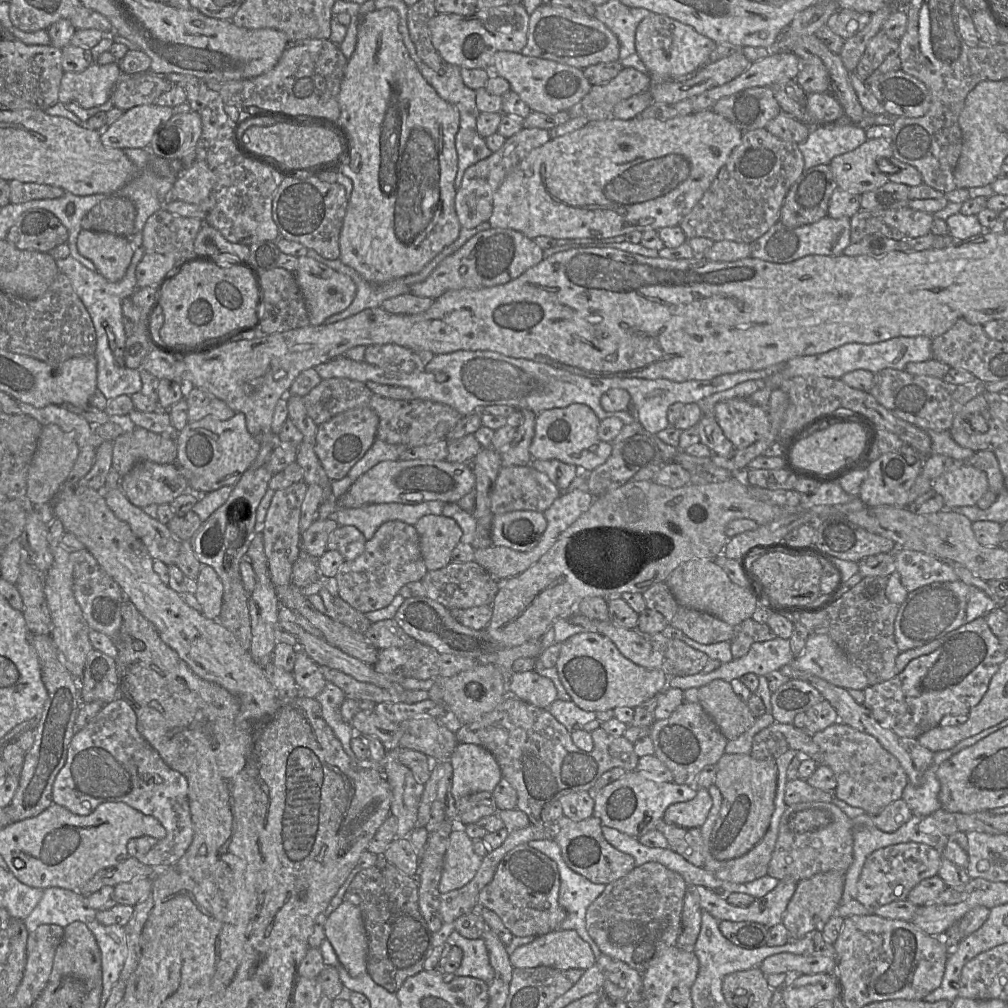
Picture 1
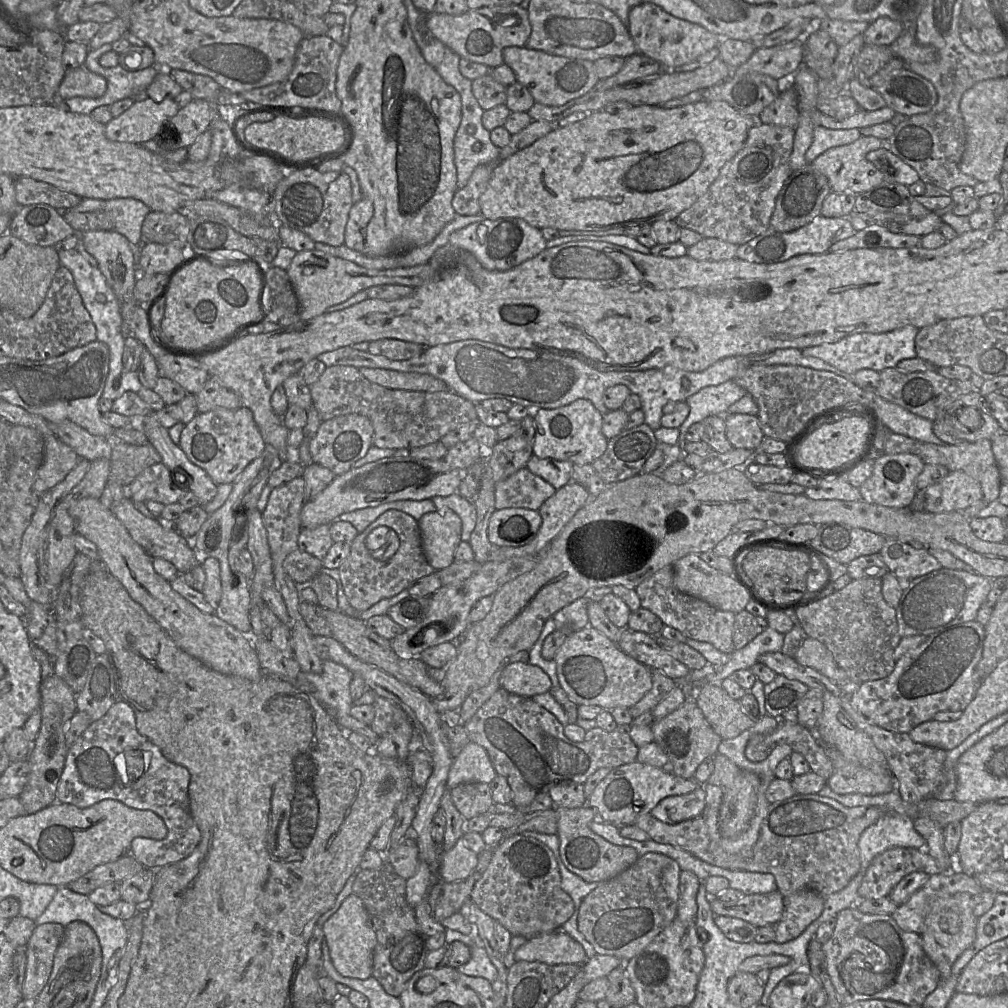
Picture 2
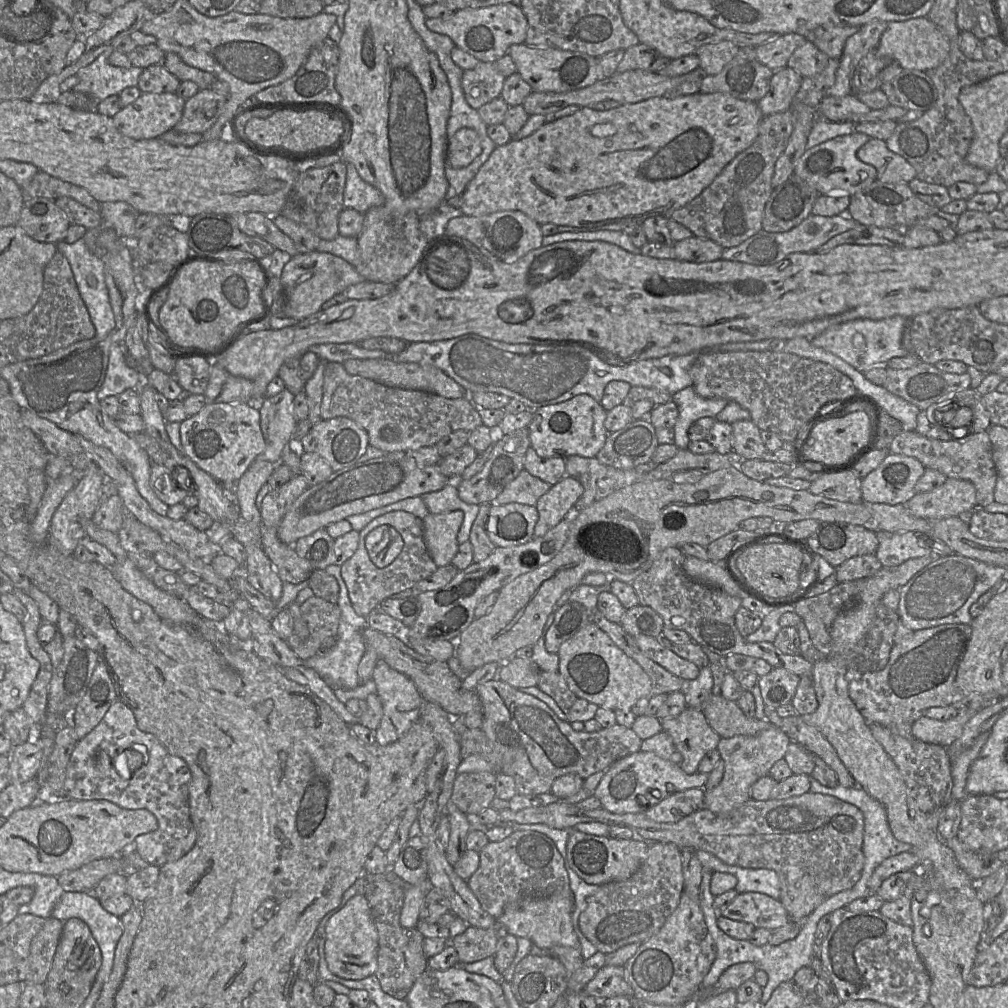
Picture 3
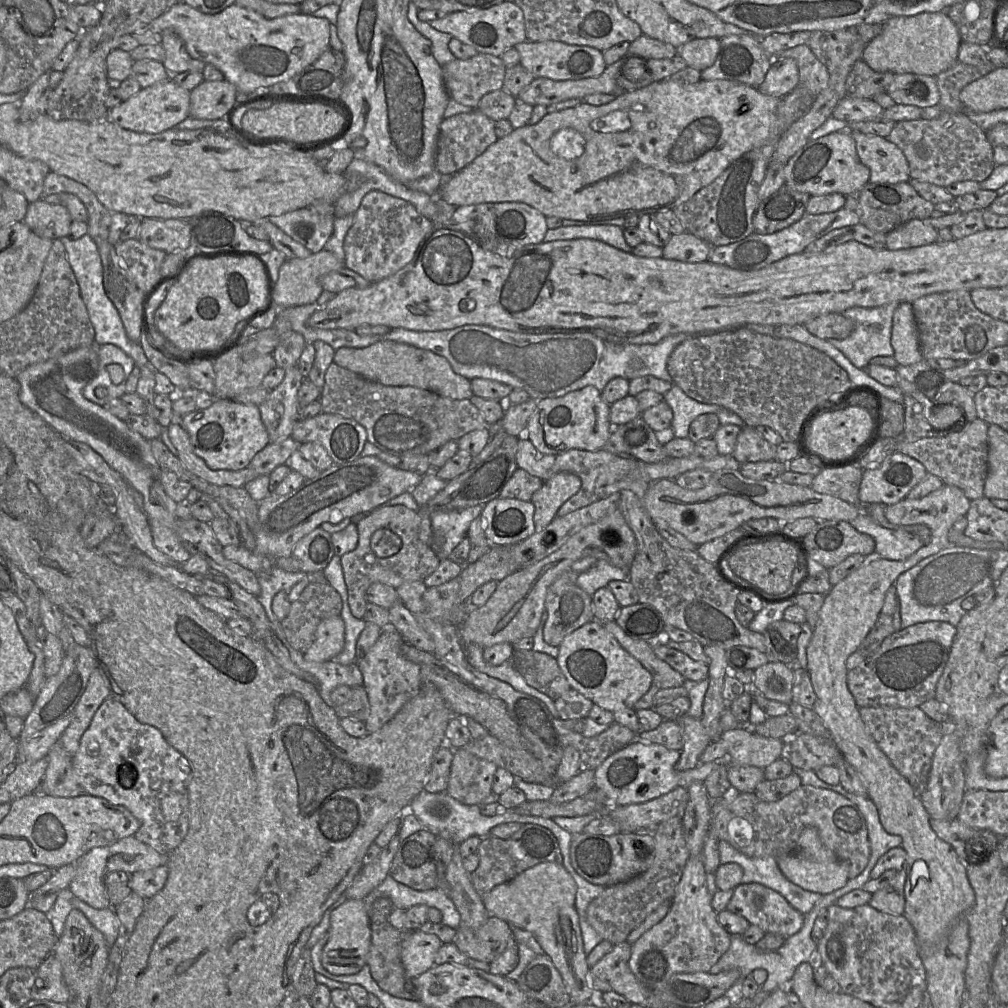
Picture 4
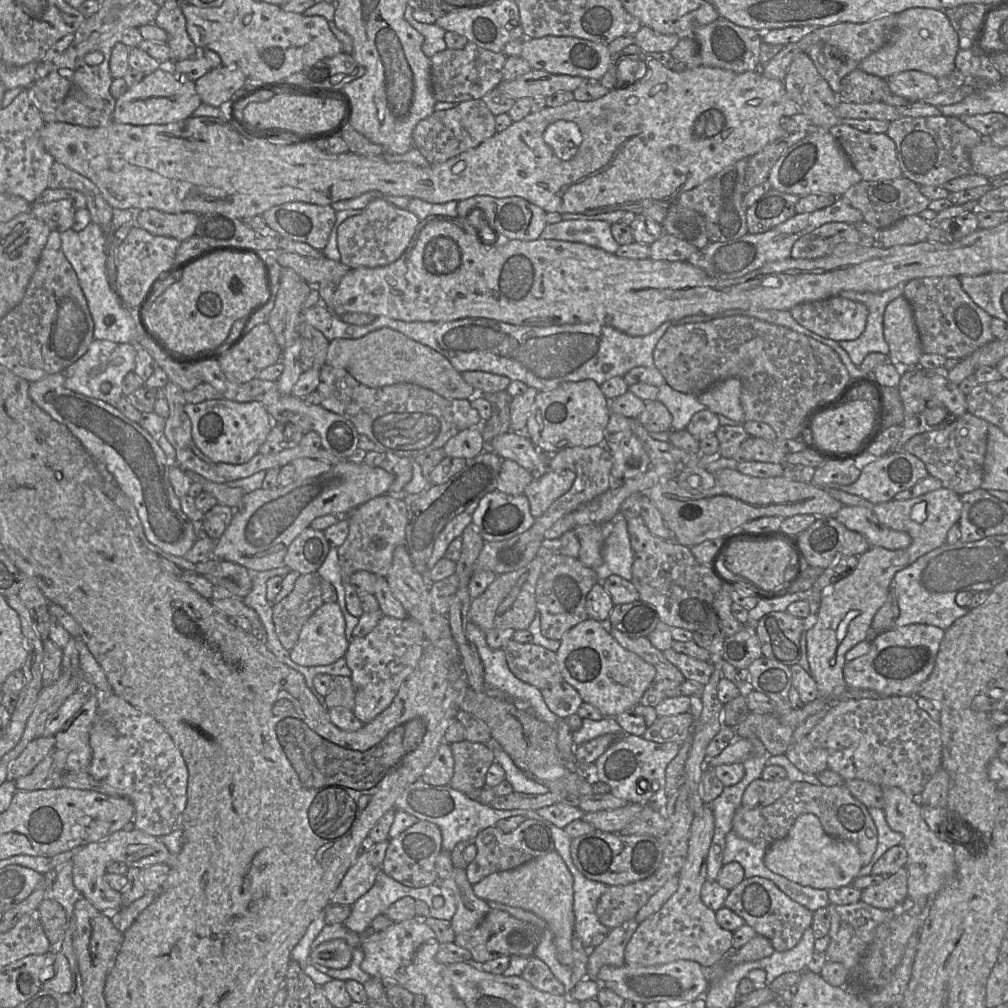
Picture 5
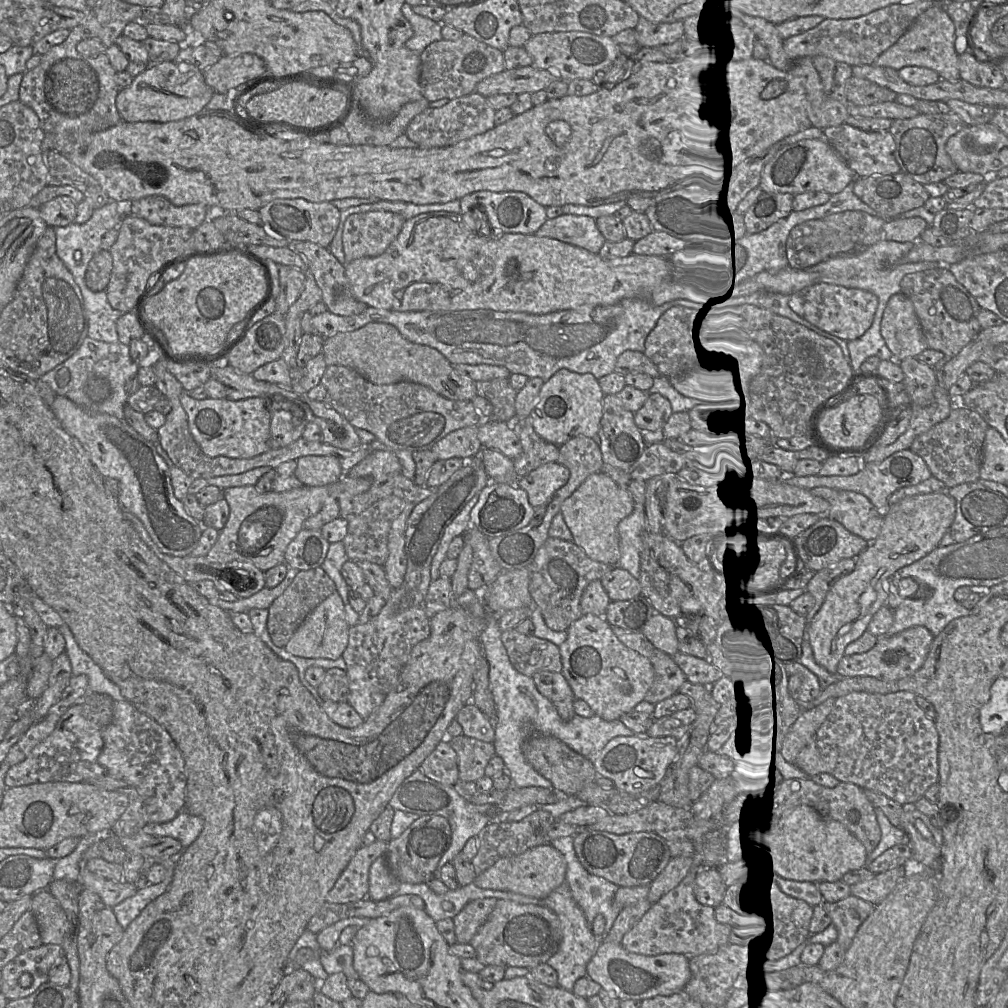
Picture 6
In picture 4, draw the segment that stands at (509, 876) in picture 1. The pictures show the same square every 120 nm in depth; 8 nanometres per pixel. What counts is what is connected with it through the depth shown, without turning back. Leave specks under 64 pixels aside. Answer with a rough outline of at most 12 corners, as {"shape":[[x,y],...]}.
{"shape":[[548,829],[482,838],[471,883],[483,897],[543,862],[563,864]]}

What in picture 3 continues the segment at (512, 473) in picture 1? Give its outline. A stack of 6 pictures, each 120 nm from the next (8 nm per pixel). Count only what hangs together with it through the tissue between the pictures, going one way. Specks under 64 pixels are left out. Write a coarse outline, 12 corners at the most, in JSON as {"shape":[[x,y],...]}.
{"shape":[[522,470],[496,497],[498,505],[536,507],[551,485]]}

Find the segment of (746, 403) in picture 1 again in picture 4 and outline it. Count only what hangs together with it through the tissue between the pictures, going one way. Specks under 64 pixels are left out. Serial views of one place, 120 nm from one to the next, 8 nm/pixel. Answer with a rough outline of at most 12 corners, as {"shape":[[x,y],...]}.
{"shape":[[744,425],[732,458],[739,464],[770,461],[775,446]]}

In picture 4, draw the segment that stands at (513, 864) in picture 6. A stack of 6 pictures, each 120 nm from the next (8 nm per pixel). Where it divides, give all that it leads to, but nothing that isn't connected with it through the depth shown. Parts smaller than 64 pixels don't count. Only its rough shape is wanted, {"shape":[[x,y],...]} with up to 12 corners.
{"shape":[[543,862],[482,897],[489,917],[534,935],[572,1004],[600,995],[575,881]]}

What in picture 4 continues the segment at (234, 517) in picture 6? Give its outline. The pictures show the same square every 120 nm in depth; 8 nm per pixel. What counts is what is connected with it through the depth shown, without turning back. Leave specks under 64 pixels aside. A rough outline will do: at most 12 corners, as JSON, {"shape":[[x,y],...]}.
{"shape":[[376,456],[336,464],[258,502],[244,568],[289,557],[324,522],[369,513],[422,480]]}

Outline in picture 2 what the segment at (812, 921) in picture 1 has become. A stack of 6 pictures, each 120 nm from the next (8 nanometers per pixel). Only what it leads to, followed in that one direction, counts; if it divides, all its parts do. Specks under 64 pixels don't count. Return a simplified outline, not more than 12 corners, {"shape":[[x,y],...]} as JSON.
{"shape":[[812,888],[784,896],[777,943],[798,938],[821,915]]}

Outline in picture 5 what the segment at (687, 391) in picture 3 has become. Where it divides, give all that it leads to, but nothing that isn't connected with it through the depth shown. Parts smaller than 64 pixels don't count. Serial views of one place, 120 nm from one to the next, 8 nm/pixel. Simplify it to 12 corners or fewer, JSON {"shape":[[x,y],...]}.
{"shape":[[668,383],[657,400],[672,415],[673,431],[685,430],[693,415],[706,409],[697,395]]}

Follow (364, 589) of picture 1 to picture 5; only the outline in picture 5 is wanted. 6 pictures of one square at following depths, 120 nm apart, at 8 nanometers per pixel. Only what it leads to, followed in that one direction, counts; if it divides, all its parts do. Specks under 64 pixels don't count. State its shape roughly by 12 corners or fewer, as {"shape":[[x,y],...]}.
{"shape":[[384,494],[347,517],[338,547],[346,607],[364,611],[350,576],[387,577],[406,544],[403,494]]}

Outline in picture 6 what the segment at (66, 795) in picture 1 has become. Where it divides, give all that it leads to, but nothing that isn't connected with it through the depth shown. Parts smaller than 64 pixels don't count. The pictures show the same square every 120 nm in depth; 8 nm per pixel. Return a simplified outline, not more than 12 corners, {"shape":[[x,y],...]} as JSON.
{"shape":[[114,701],[98,757],[140,795],[148,823],[185,810],[186,768],[167,730]]}

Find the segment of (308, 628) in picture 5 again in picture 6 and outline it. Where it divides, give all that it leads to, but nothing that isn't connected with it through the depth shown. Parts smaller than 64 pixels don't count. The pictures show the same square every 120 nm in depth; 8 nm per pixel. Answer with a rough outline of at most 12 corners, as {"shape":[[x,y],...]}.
{"shape":[[335,591],[309,613],[284,648],[336,660],[347,646]]}

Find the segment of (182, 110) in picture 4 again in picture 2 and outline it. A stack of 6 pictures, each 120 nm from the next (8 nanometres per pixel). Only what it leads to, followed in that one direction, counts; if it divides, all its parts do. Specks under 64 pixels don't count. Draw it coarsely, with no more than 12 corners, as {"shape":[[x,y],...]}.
{"shape":[[136,97],[105,126],[111,141],[153,139],[180,107]]}

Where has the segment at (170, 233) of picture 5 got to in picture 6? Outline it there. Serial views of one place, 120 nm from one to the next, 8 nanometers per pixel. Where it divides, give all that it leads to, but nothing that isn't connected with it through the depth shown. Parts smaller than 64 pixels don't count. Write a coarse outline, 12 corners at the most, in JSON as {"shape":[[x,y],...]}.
{"shape":[[164,197],[132,201],[131,215],[153,225],[196,229],[207,206],[175,206]]}

